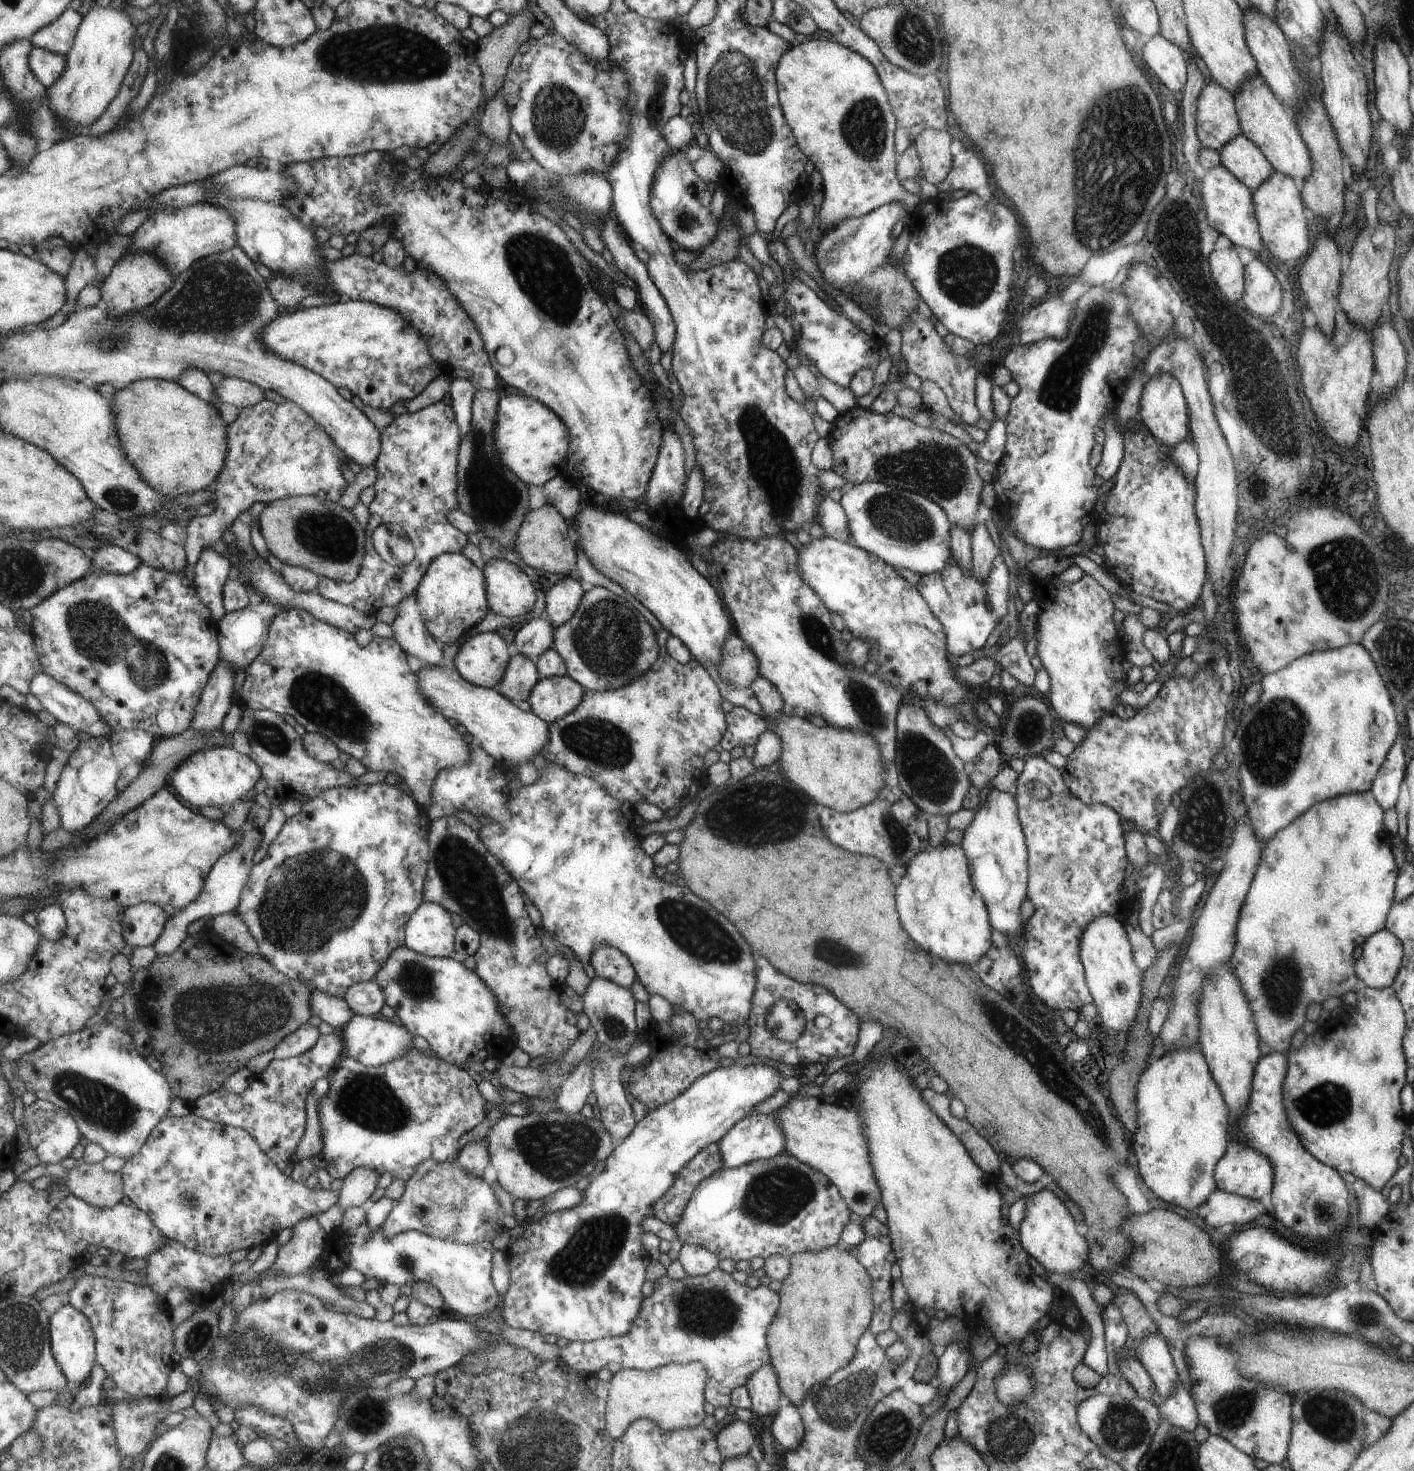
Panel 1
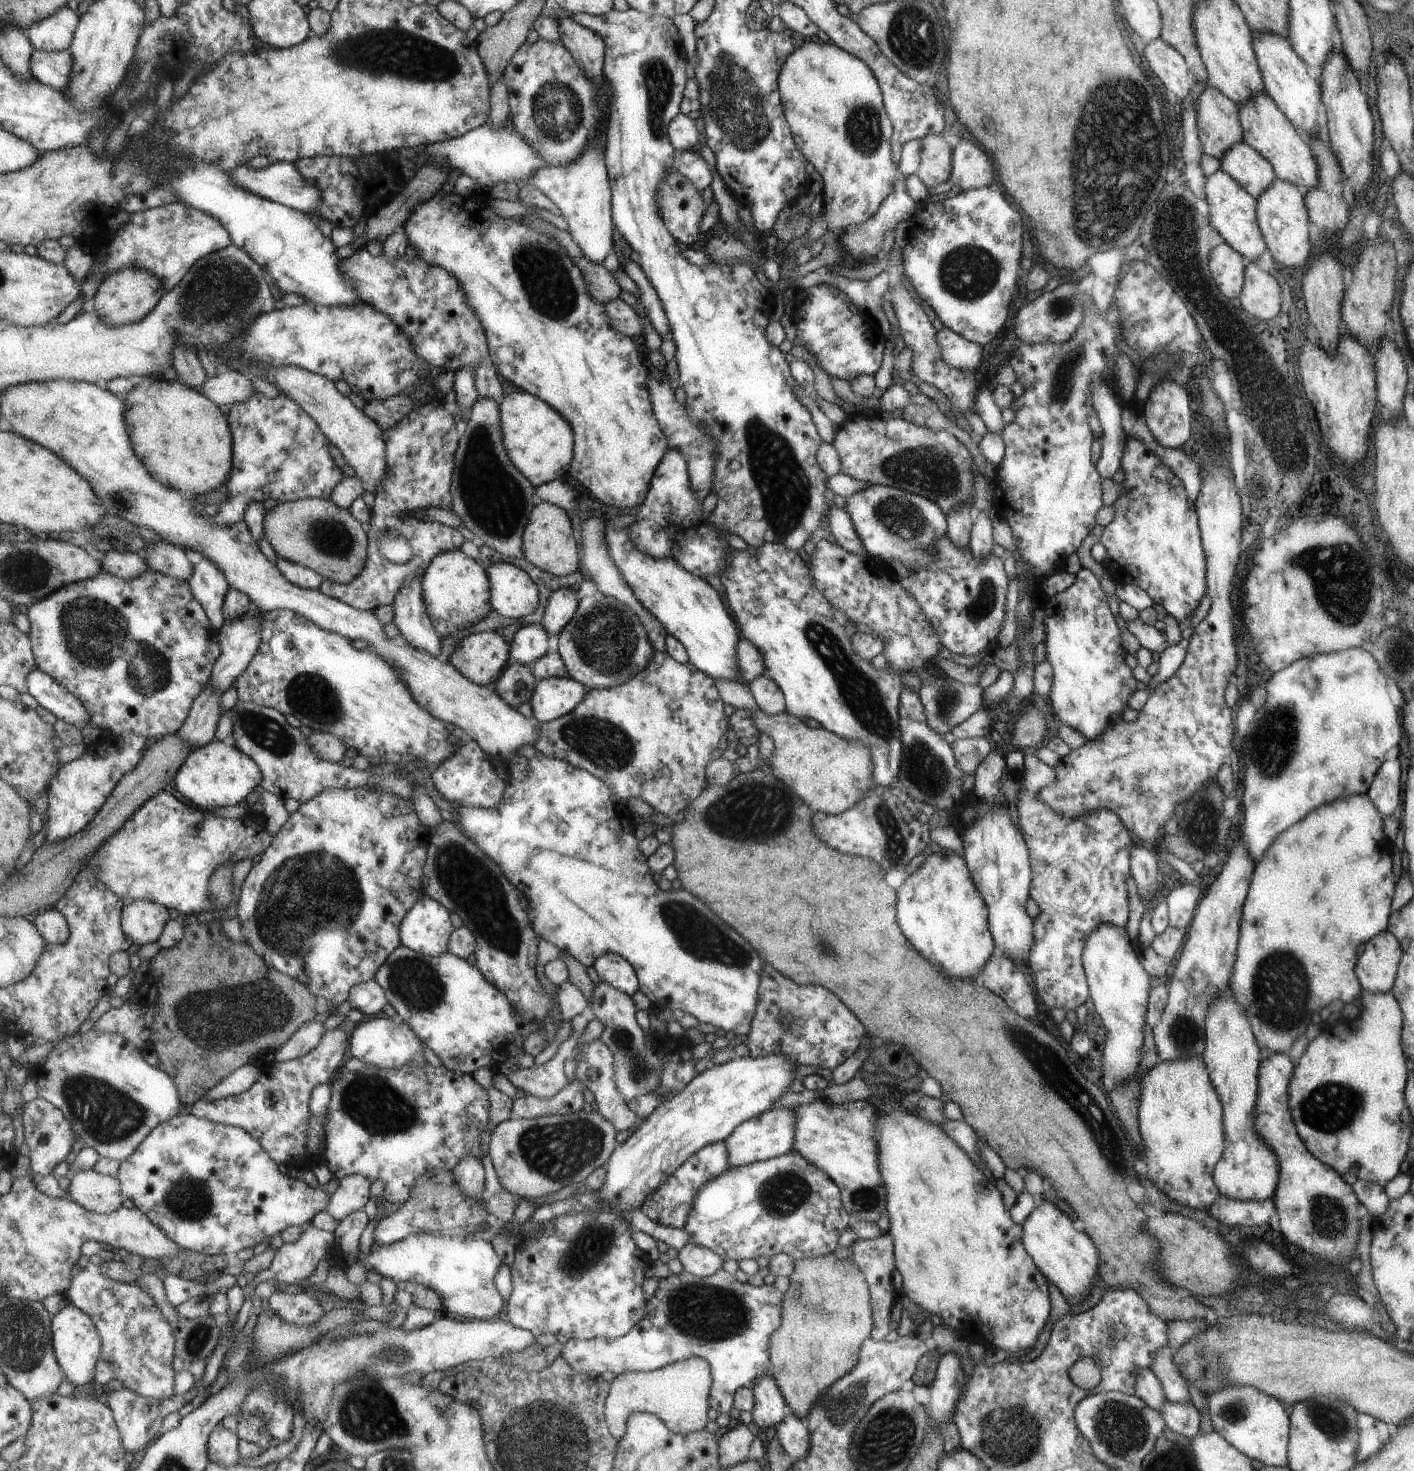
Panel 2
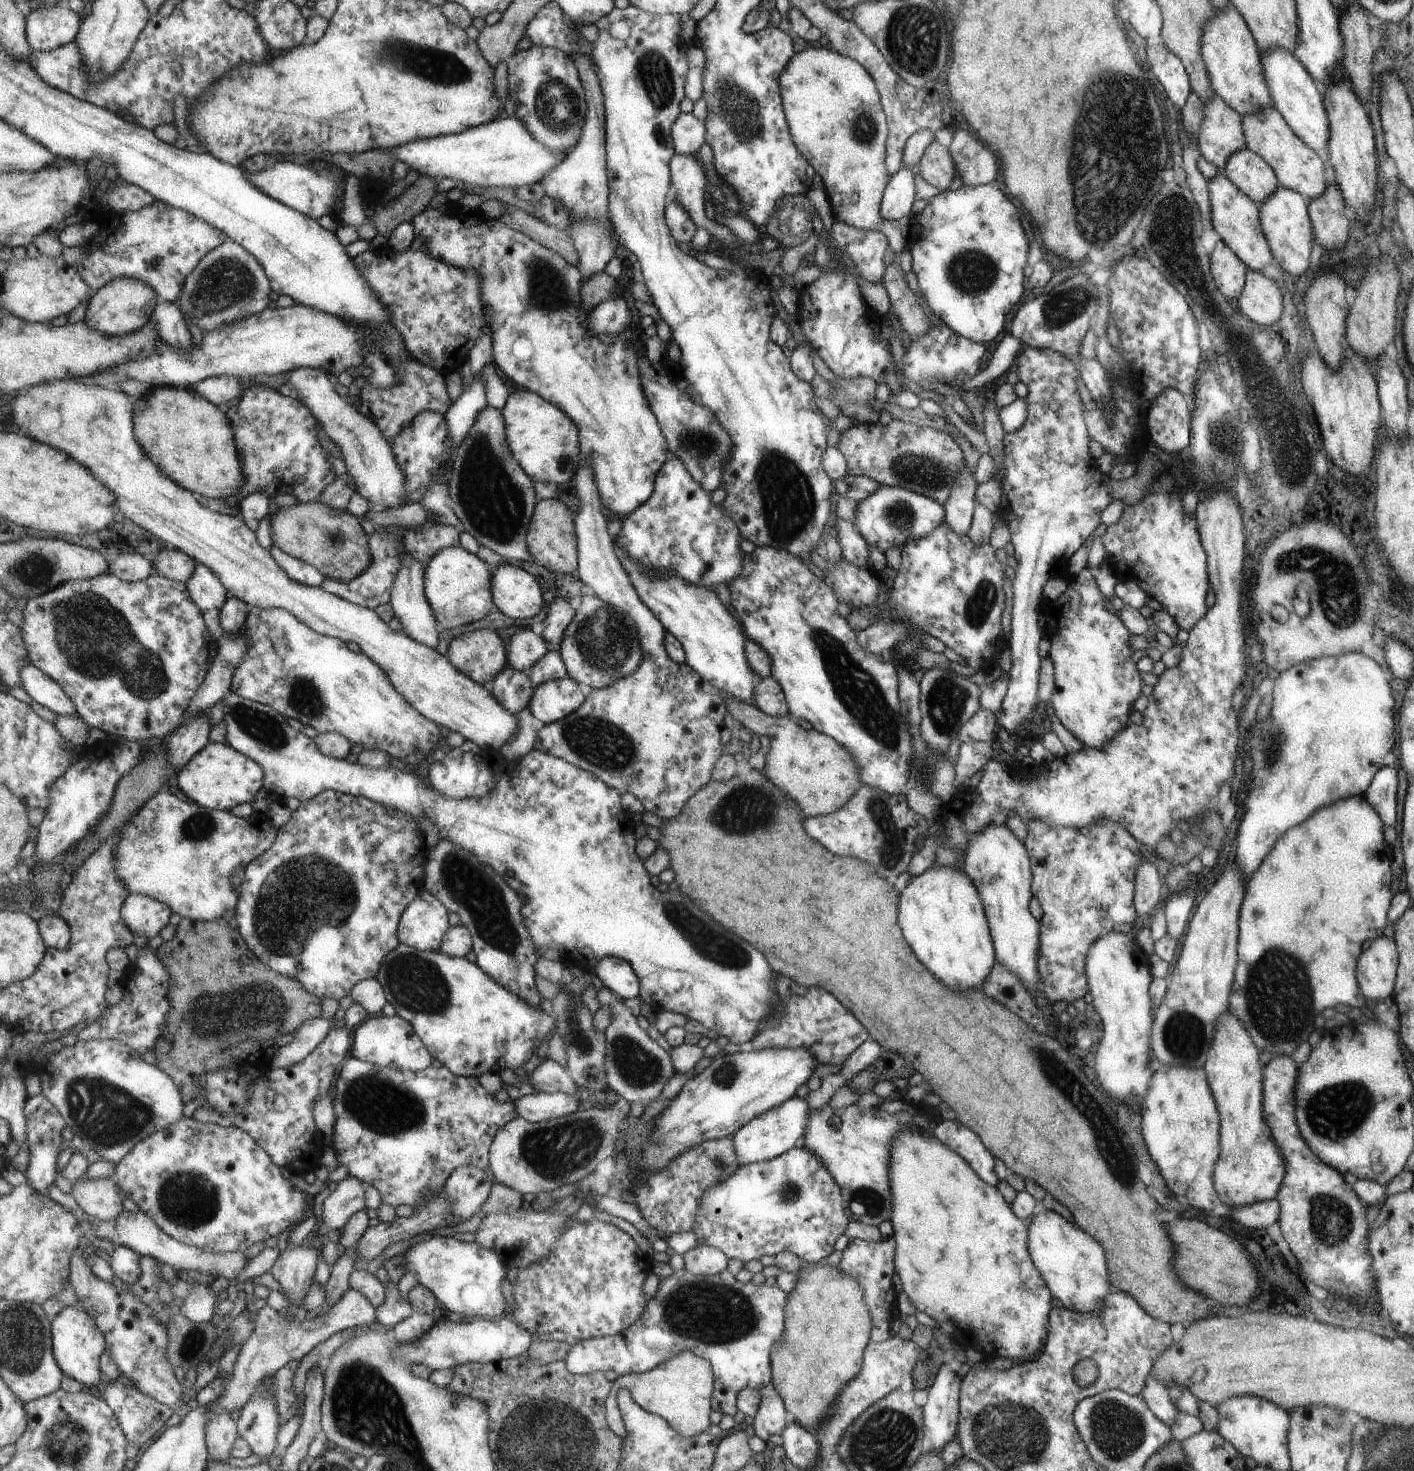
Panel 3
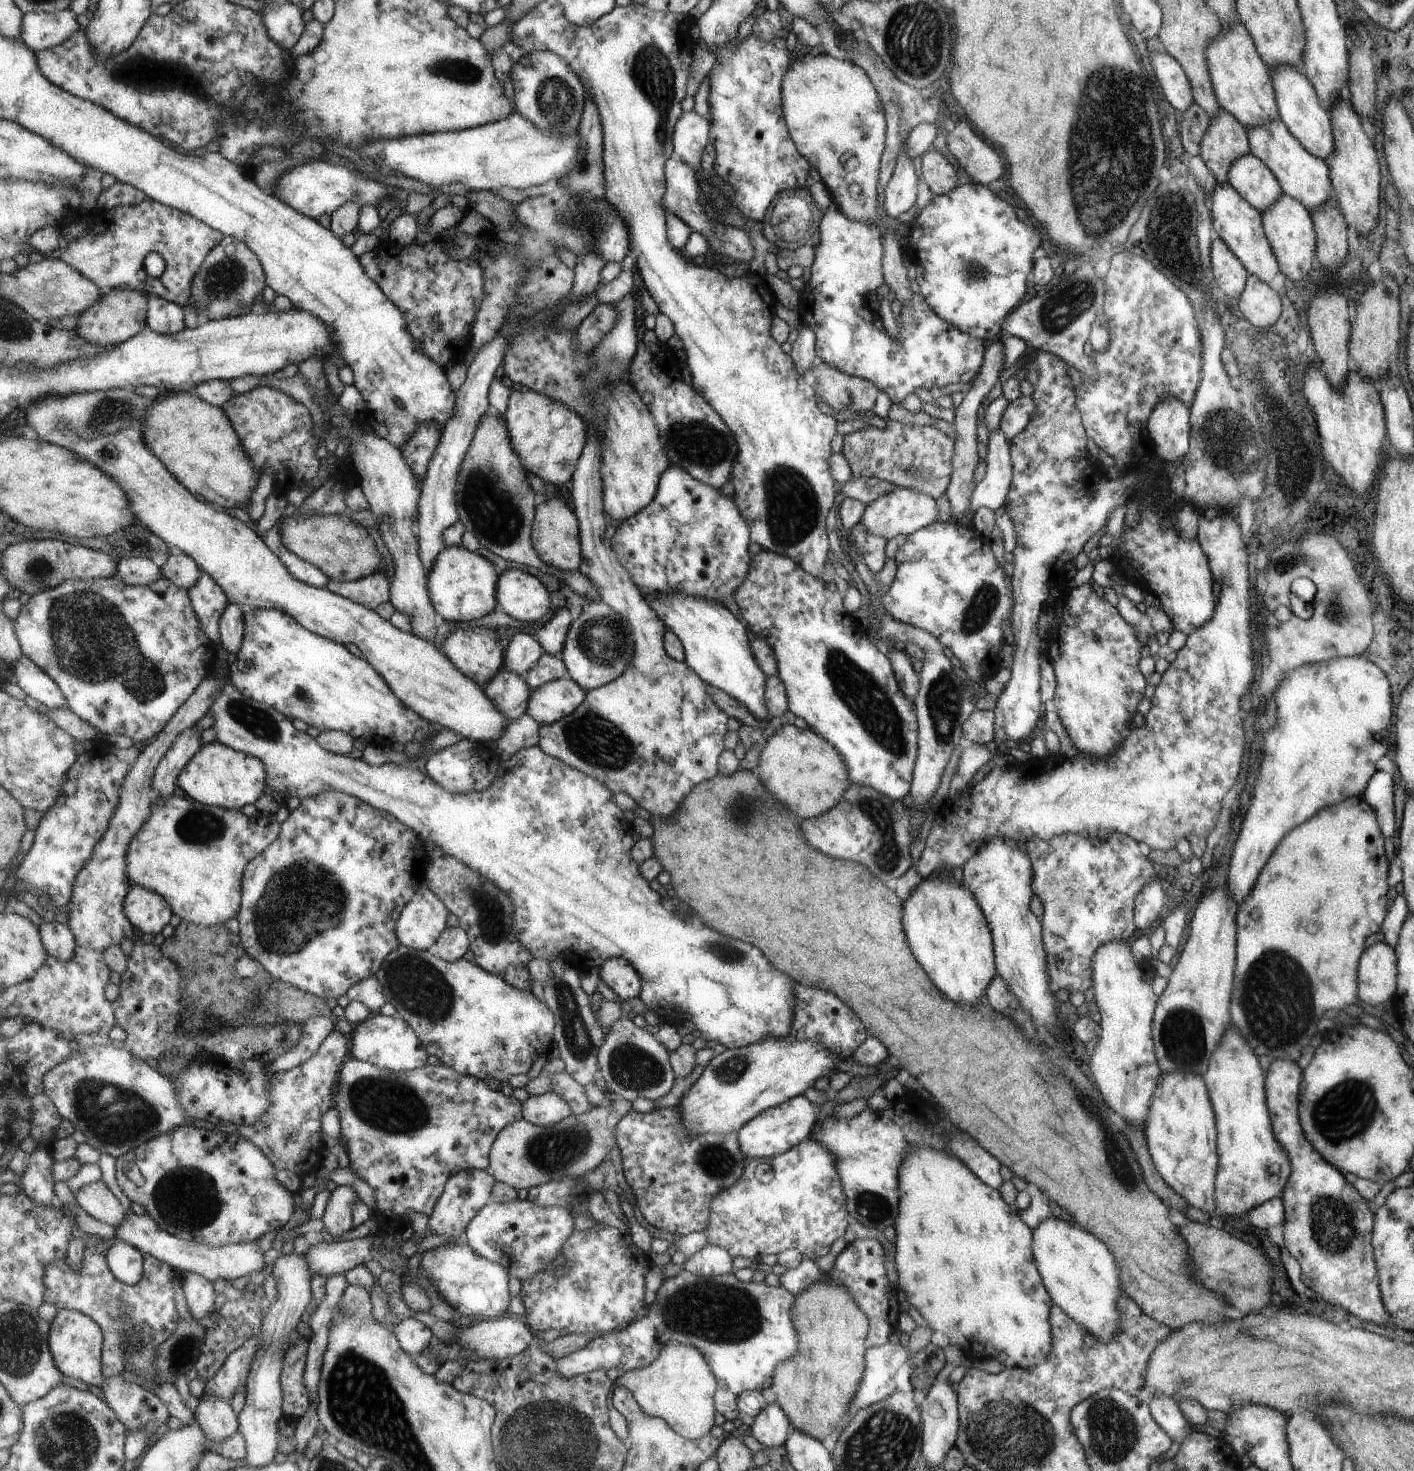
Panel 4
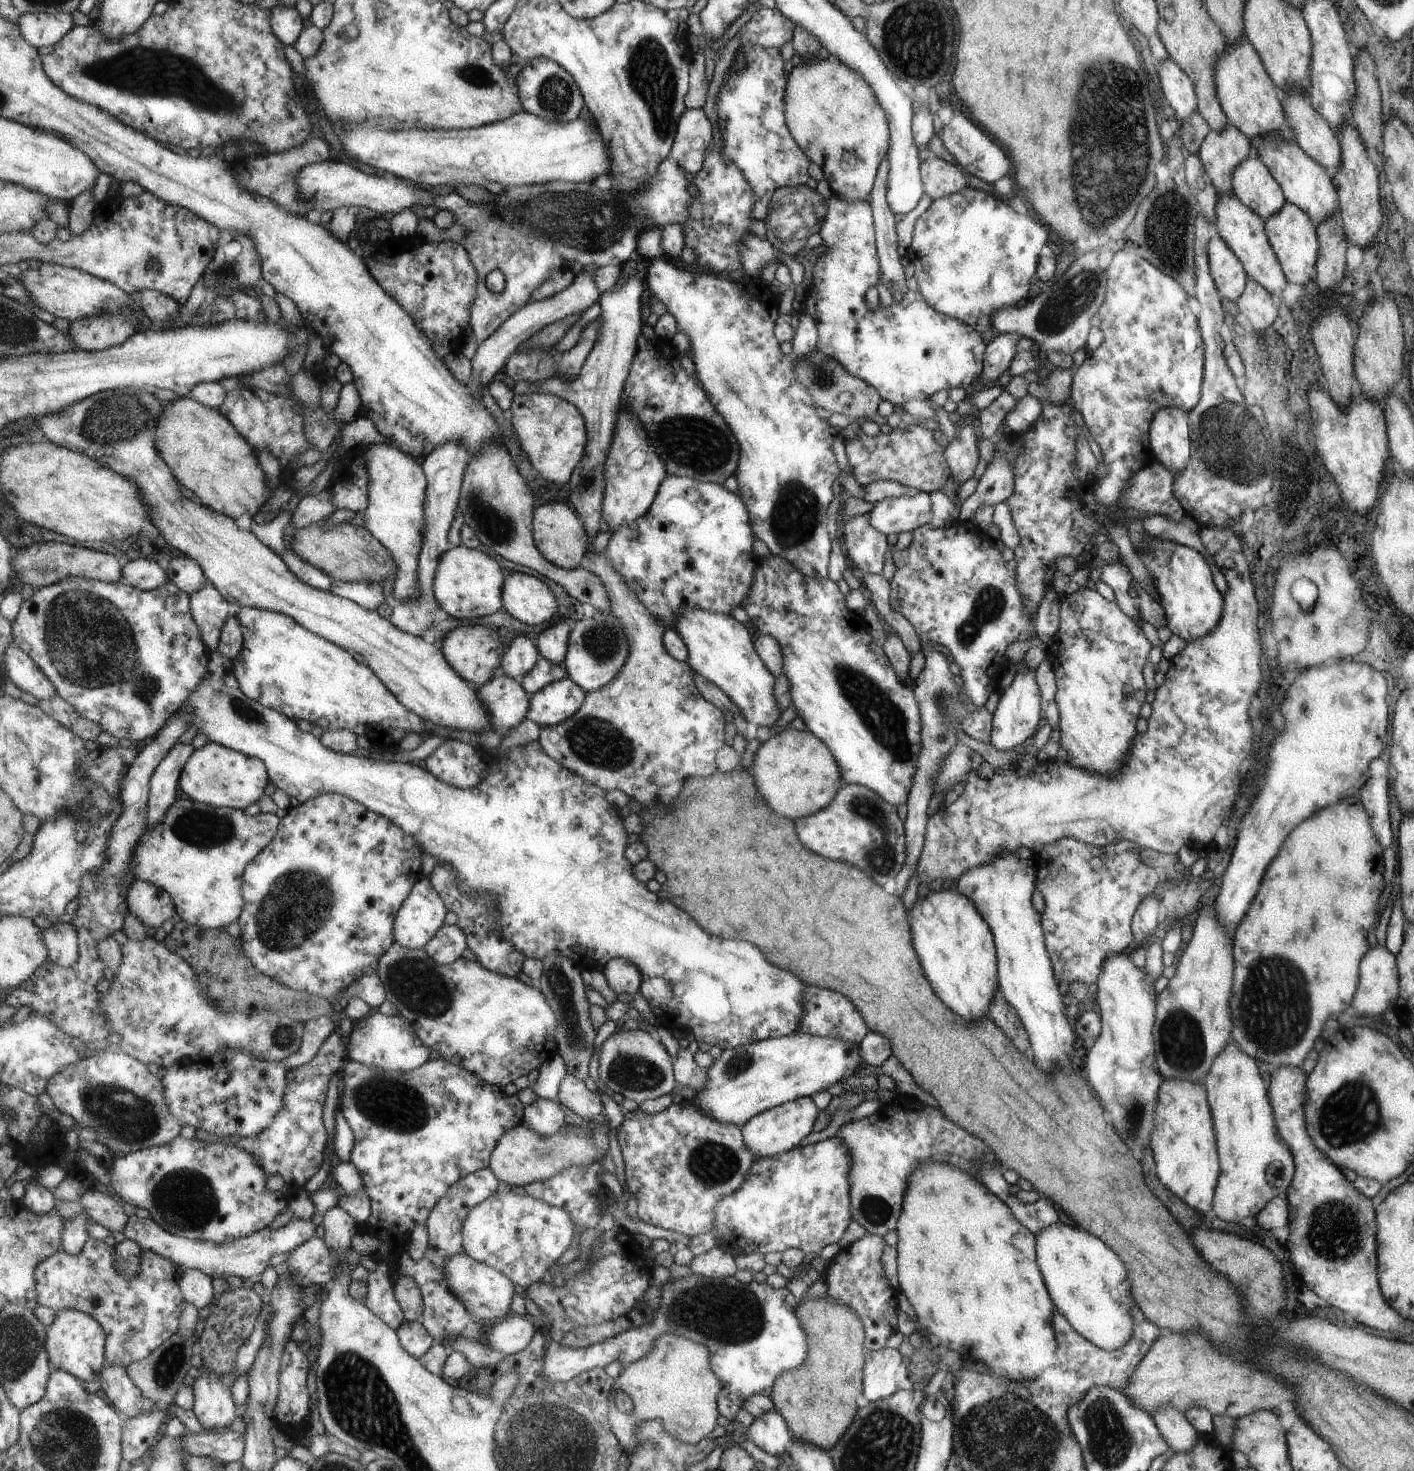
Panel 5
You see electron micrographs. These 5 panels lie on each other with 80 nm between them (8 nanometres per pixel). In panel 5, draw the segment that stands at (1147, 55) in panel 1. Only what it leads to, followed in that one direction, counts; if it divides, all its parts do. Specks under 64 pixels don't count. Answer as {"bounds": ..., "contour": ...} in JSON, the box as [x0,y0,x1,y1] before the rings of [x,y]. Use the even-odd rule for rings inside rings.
{"bounds":[1156,58,1198,121],"contour":[[[1169,58],[1162,62],[1157,62],[1156,71],[1159,79],[1159,86],[1163,91],[1164,98],[1175,111],[1177,121],[1185,120],[1185,118],[1187,118],[1191,112],[1195,112],[1198,107],[1197,94],[1194,90],[1195,85],[1190,78],[1182,72],[1182,69],[1179,68],[1177,64],[1174,64],[1173,61],[1169,60]]]}

